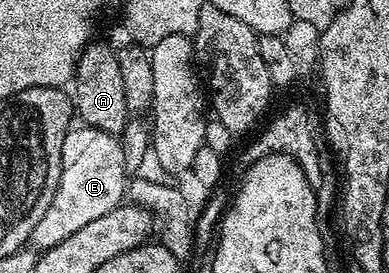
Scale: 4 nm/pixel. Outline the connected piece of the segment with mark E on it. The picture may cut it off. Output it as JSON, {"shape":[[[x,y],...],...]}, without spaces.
{"shape":[[[79,126],[69,129],[62,144],[62,160],[60,164],[59,190],[55,192],[51,205],[46,208],[46,213],[39,219],[38,226],[31,231],[29,245],[37,251],[53,248],[63,239],[70,237],[75,231],[80,230],[89,222],[102,218],[110,210],[119,207],[126,196],[128,173],[124,168],[124,157],[119,139],[111,132]]]}

